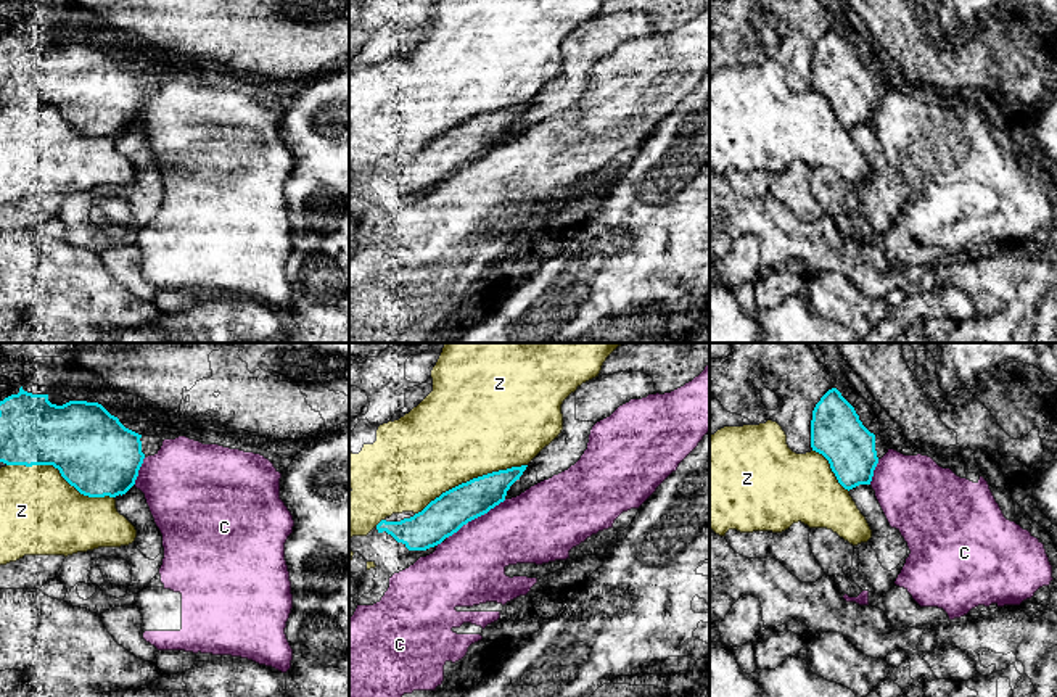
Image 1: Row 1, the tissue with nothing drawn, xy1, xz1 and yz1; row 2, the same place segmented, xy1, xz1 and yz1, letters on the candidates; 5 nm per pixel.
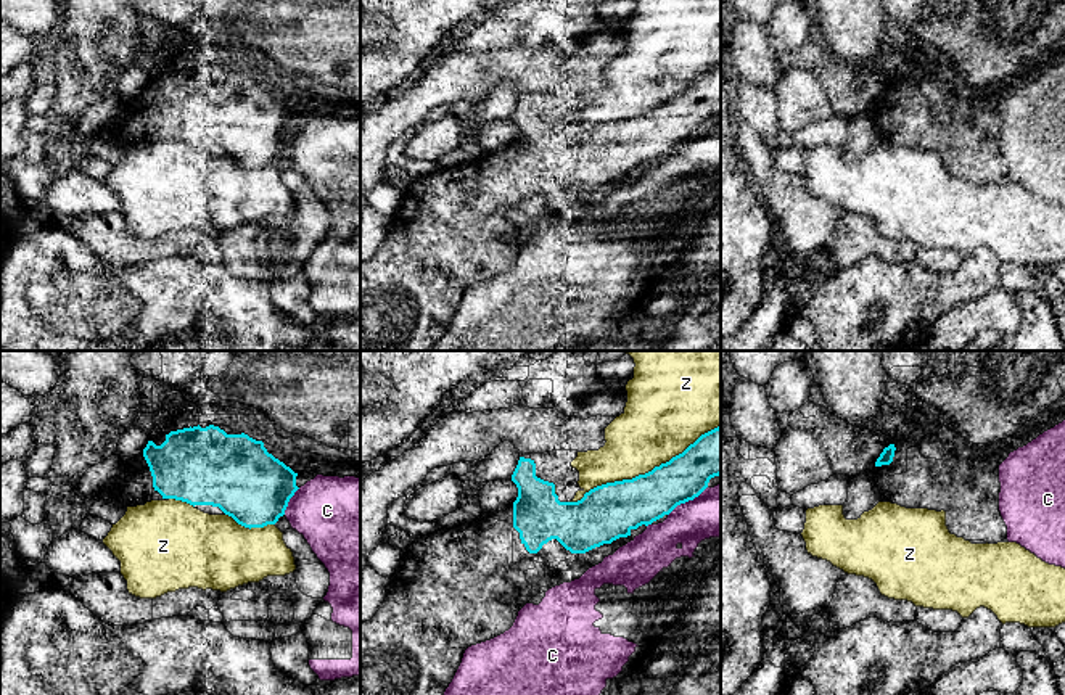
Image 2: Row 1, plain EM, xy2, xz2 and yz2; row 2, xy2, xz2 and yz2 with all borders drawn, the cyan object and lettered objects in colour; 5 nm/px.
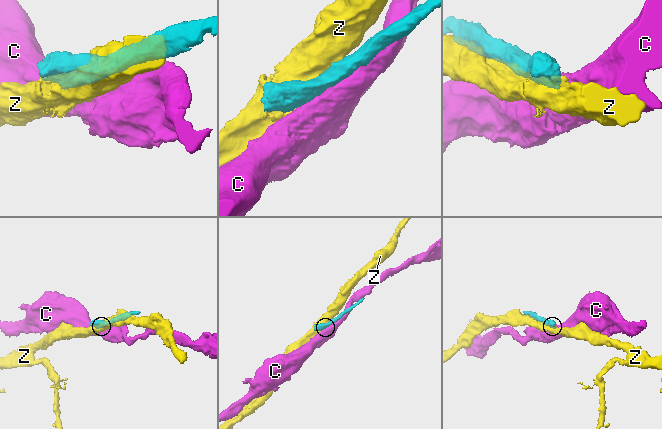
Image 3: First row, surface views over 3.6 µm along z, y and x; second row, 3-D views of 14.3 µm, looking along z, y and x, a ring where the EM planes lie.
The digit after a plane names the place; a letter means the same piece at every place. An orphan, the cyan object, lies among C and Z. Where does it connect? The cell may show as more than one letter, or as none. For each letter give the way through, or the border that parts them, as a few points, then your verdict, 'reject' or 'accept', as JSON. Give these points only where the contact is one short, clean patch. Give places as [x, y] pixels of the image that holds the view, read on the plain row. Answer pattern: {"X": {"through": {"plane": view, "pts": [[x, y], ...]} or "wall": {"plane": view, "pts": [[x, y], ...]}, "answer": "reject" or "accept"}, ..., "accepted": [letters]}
{"C": {"answer": "reject"}, "Z": {"answer": "reject"}, "accepted": []}

